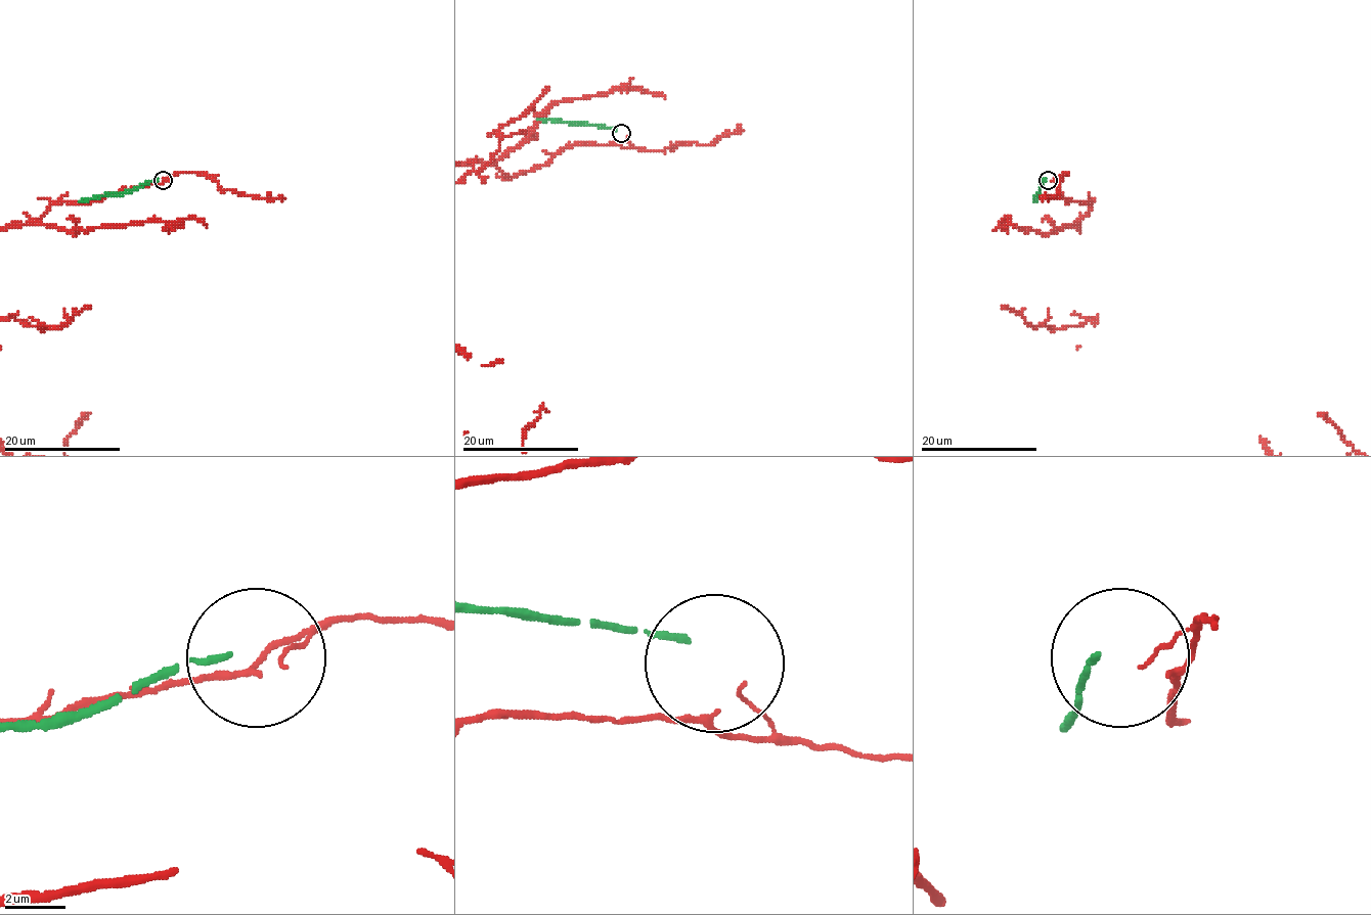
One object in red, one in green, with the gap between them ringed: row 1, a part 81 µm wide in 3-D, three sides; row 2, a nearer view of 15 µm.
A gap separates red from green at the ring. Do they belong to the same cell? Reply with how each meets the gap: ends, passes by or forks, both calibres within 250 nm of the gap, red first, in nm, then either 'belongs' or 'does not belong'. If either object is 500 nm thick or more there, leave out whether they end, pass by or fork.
red ends there; green ends there; 130 nm thick on the red side, 240 nm on the other; does not belong

